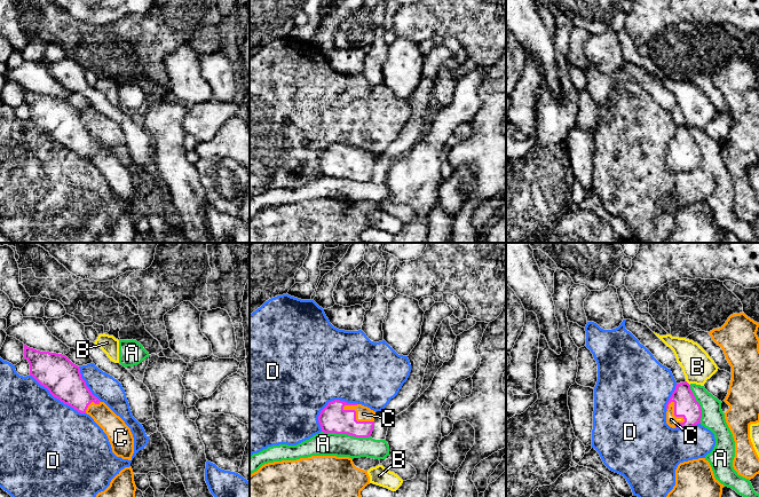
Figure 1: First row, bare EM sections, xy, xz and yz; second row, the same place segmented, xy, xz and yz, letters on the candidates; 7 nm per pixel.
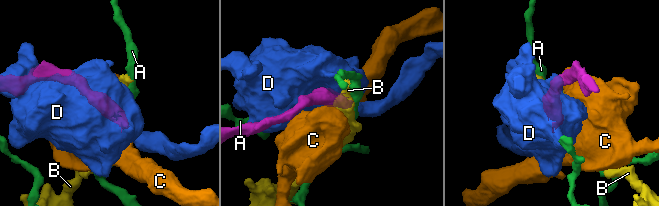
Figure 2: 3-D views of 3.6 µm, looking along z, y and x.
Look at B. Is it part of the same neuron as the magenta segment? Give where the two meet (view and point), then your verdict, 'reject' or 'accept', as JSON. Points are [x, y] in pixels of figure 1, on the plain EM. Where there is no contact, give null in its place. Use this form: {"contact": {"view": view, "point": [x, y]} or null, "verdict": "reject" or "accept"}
{"contact": {"view": "yz", "point": [687, 126]}, "verdict": "reject"}

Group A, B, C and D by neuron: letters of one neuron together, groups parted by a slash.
A / B / C / D

